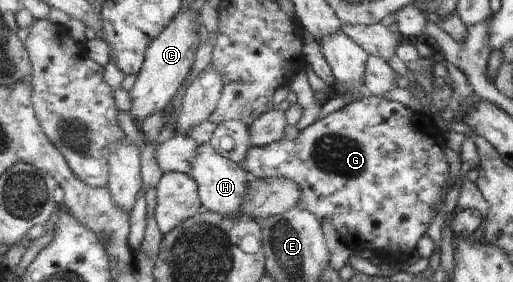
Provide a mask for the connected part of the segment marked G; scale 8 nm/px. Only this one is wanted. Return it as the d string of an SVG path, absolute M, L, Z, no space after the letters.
M365 95L361 100L344 106L341 110L335 111L316 123L310 125L306 129L301 130L298 139L290 141L284 138L266 147L252 146L244 161L240 163L243 167L255 175L255 178L272 178L272 179L288 179L294 181L299 188L302 188L302 195L298 209L305 209L310 213L315 213L320 221L329 221L338 233L341 241L352 251L359 253L364 250L372 250L374 255L381 257L384 261L393 264L403 264L408 262L416 249L420 249L420 237L424 237L424 233L428 233L428 225L432 225L433 217L436 217L436 205L440 205L440 197L444 197L444 185L448 185L448 181L452 181L452 165L448 165L448 157L444 157L444 151L448 149L444 145L443 134L441 129L432 120L432 116L426 116L422 111L414 111L397 101L385 100L384 98Z

